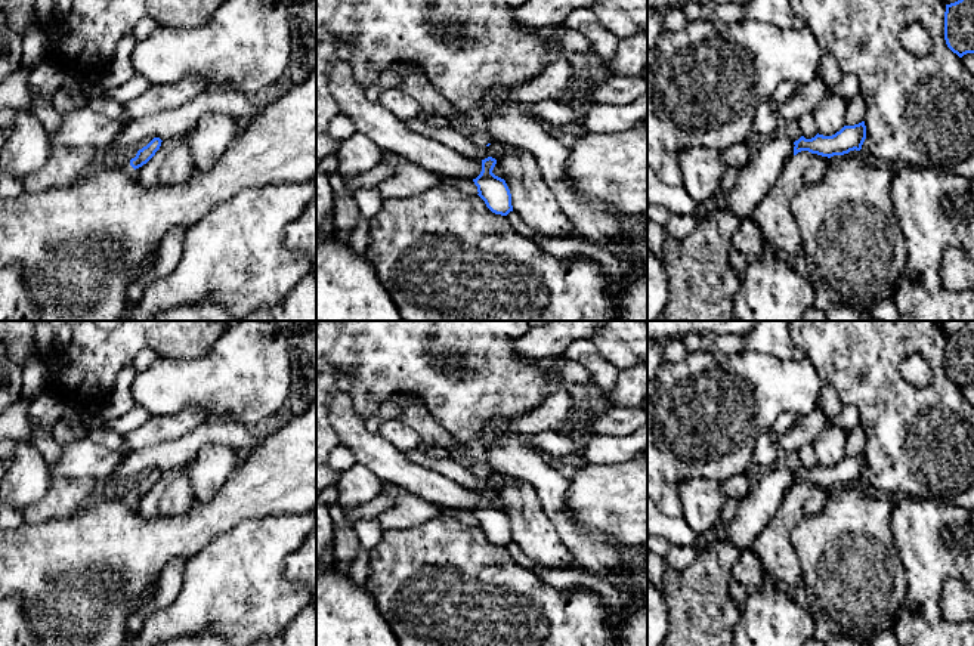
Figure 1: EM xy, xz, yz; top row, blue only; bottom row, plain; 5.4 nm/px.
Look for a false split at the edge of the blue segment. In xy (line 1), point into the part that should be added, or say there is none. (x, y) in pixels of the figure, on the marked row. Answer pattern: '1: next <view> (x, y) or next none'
1: next none

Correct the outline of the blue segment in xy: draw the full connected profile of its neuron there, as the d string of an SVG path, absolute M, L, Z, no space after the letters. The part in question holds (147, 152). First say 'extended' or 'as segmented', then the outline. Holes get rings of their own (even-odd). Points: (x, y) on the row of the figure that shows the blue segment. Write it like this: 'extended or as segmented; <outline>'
as segmented; M154 137L146 146L137 151L136 157L130 160L130 166L136 170L146 164L161 146L161 139Z

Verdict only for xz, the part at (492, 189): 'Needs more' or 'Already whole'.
Already whole

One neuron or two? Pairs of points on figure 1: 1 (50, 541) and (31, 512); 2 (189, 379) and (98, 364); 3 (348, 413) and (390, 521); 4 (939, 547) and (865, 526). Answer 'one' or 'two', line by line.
1: two
2: two
3: two
4: two

